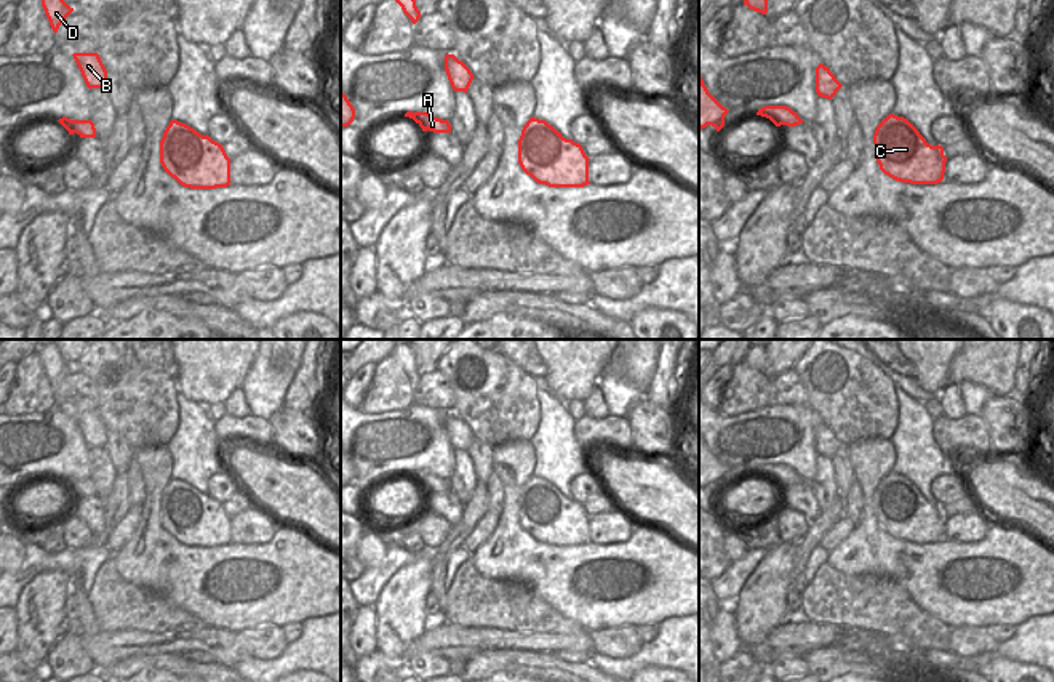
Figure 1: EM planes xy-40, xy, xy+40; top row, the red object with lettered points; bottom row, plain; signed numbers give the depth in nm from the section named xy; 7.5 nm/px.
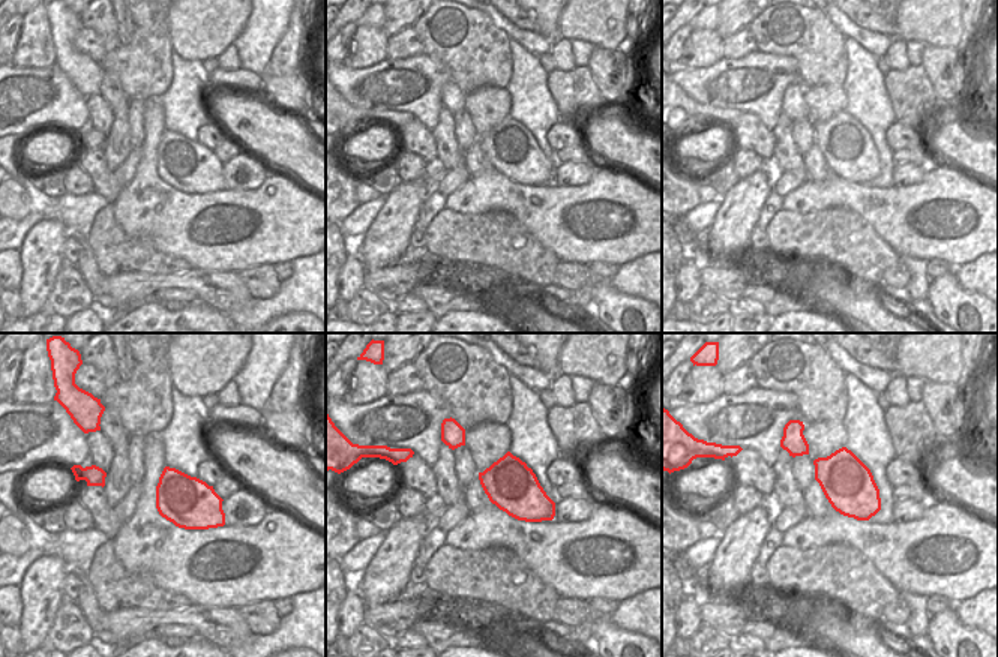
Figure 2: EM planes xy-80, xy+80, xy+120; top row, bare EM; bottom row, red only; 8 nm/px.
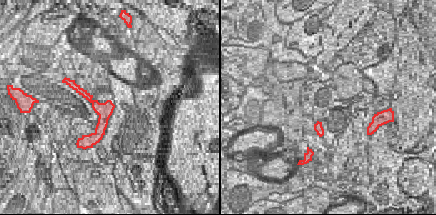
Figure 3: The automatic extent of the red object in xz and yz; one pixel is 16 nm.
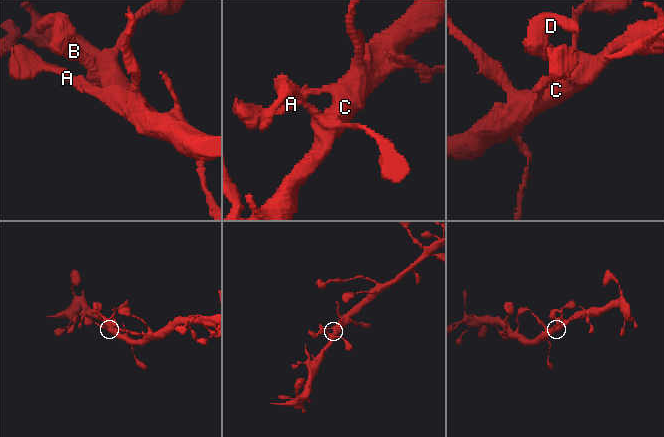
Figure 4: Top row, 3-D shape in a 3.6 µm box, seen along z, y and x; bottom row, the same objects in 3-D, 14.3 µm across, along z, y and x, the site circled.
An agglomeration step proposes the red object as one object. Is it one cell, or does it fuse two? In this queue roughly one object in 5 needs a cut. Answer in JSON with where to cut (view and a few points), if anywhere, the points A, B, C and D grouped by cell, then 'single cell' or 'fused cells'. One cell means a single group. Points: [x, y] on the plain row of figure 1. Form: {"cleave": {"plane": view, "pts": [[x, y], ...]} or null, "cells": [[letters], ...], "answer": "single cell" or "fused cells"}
{"cleave": null, "cells": [["A", "B", "C", "D"]], "answer": "single cell"}

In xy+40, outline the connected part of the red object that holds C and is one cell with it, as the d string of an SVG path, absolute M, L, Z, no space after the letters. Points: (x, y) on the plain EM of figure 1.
M889 472L873 493L875 516L889 536L910 543L942 541L947 516L942 504L931 504L904 475Z

